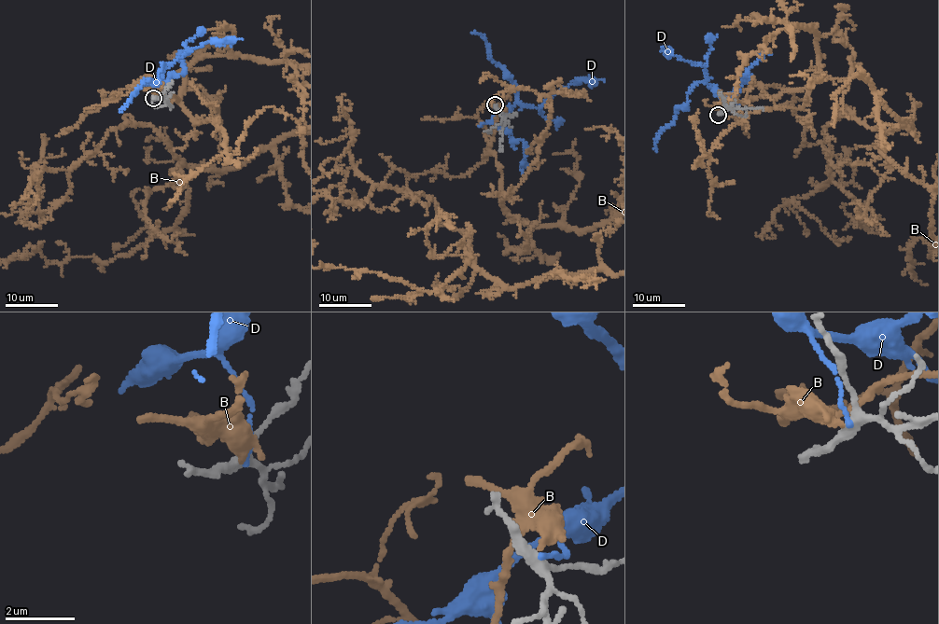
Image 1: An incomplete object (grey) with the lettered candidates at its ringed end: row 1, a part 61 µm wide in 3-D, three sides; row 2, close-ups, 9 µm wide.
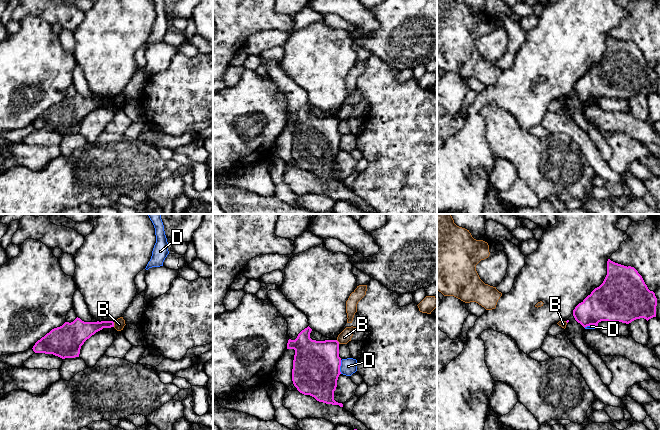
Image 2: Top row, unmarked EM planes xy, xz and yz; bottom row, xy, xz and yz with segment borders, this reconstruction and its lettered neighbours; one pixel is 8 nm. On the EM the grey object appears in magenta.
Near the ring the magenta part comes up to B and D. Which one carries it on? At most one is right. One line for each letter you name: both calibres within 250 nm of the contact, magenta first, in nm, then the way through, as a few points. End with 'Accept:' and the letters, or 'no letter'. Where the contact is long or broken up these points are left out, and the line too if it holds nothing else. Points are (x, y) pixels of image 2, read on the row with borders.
Accept: no letter

